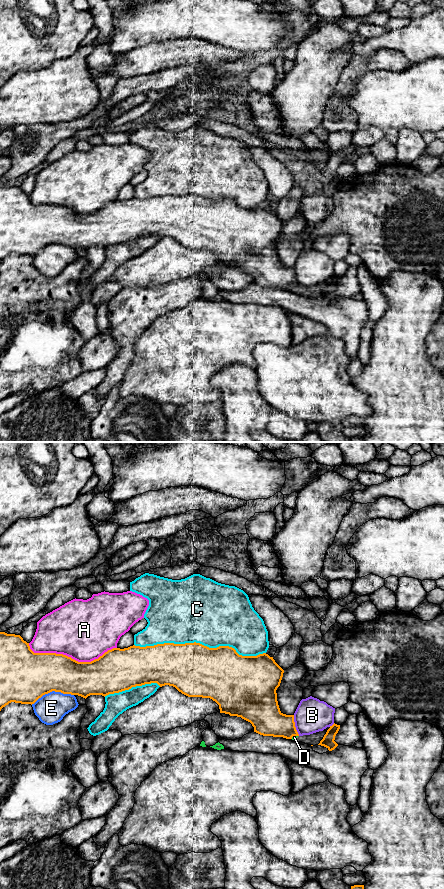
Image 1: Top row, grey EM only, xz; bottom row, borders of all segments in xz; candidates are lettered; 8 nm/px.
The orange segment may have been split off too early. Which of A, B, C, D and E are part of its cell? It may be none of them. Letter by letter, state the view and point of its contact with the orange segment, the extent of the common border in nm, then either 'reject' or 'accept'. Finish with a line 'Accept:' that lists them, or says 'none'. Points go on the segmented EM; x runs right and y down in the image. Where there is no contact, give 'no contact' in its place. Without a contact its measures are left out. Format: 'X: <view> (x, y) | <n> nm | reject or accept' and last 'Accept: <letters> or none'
A: xz (70, 657) | 700 nm | reject
B: xz (294, 725) | 180 nm | reject
C: xz (199, 643) | 1050 nm | reject
D: xz (294, 735) | 60 nm | reject
E: xz (52, 690) | 360 nm | reject
Accept: none

